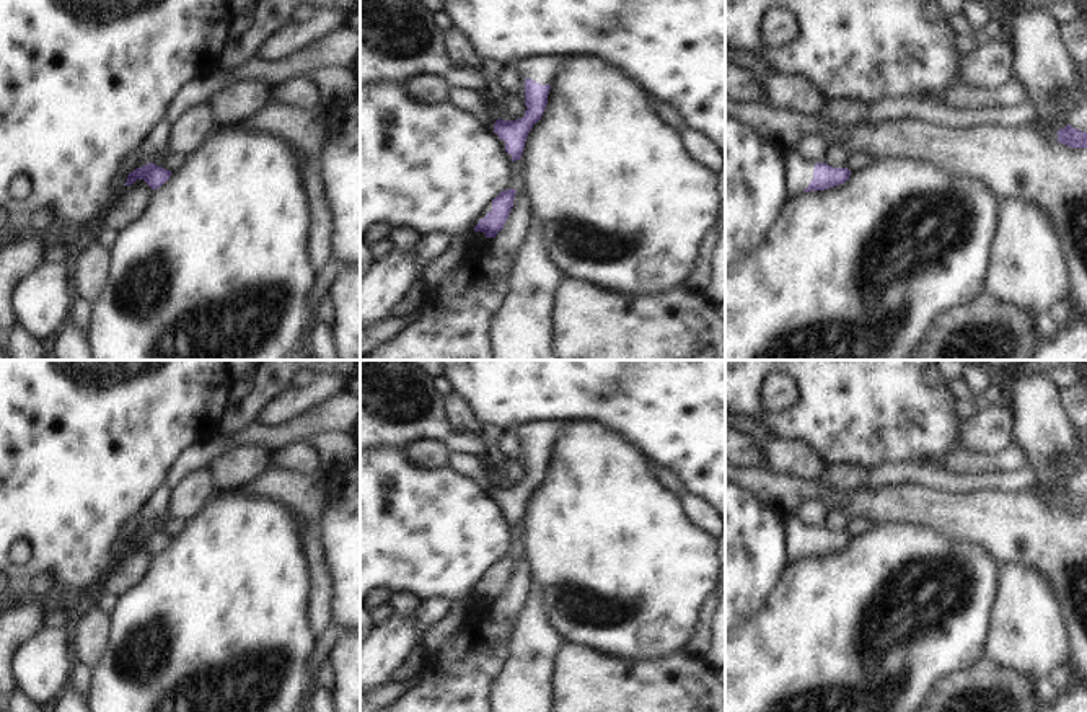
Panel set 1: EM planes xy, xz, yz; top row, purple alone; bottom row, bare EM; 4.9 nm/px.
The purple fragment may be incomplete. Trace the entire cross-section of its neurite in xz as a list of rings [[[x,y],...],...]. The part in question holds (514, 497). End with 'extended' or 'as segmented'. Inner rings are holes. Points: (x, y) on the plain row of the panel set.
[[[533,420],[512,427],[521,448],[520,461],[525,464],[526,476],[521,484],[497,484],[494,489],[494,499],[505,507],[505,516],[512,520],[512,526],[521,523],[526,502],[546,474],[551,450],[561,438],[564,425],[556,420]]] | extended

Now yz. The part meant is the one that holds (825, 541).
[[[800,516],[786,518],[786,544],[789,547],[789,562],[844,549],[849,541],[851,536],[847,533],[833,533],[826,528],[813,528]]] | extended

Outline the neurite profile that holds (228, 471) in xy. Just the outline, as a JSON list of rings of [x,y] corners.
[[[243,445],[217,455],[204,469],[209,471],[215,490],[227,492],[238,490],[271,466],[274,466],[271,451],[256,445]]]

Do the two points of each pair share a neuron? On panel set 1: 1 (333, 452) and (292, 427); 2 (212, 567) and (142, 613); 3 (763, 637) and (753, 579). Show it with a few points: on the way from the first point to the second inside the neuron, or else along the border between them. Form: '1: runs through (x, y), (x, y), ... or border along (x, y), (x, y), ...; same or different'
1: border along (343, 432), (313, 432), (303, 440); different
2: runs through (194, 585), (170, 610), (160, 610); same
3: border along (779, 580), (766, 603), (742, 624); different

